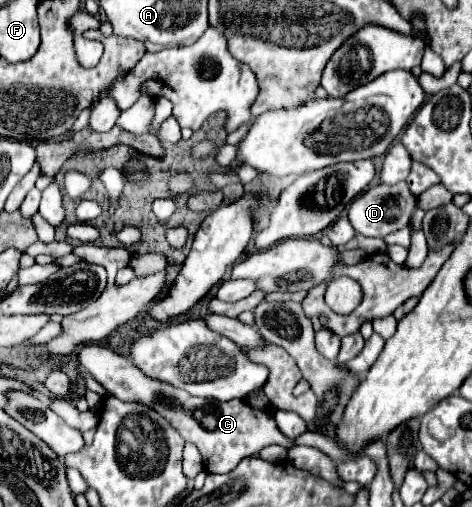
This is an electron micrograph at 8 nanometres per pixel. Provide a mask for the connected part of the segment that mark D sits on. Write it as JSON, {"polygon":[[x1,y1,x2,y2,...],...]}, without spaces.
{"polygon":[[400,182,394,186,376,184,376,186,366,188,362,194,358,194,354,198,352,206,348,208,348,218,358,234,372,236,372,238,384,238,384,236,404,228,410,222,414,208,416,208,416,196,408,190,406,182]]}

